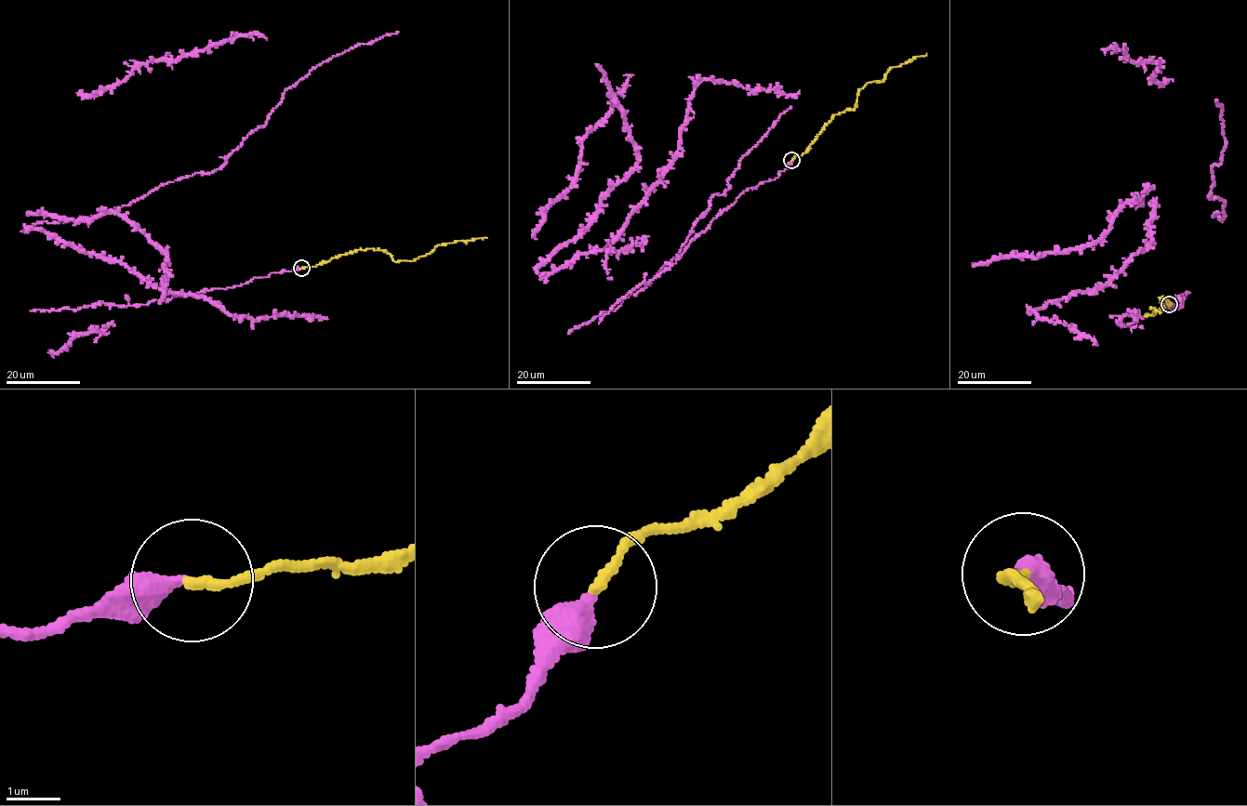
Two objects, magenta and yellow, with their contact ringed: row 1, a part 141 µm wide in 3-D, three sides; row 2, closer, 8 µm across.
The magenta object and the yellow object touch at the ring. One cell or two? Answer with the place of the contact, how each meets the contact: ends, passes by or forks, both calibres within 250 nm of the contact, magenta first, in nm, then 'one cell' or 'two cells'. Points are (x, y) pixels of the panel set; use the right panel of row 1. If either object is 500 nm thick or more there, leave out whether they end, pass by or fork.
(1169, 304) | magenta ends | yellow ends | 400/180 nm | one cell

